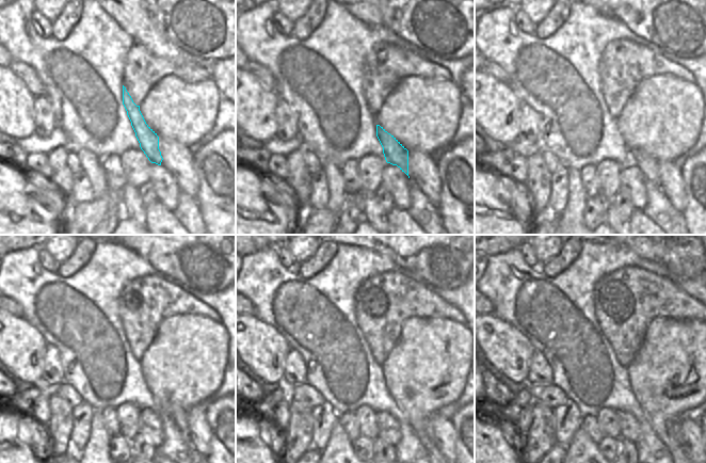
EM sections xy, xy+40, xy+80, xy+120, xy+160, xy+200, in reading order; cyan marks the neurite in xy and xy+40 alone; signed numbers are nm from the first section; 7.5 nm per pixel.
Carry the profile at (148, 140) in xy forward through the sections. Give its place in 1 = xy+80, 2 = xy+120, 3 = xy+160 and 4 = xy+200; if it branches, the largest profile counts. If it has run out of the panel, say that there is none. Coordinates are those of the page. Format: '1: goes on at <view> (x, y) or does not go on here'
1: goes on at xy+80 (648, 165)
2: goes on at xy+120 (178, 414)
3: goes on at xy+160 (428, 431)
4: goes on at xy+200 (673, 426)

